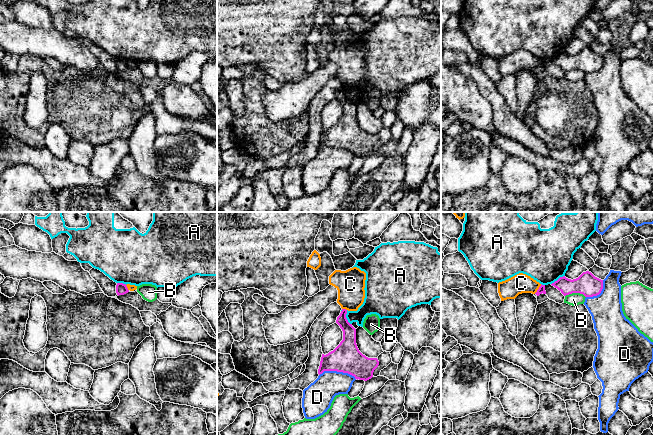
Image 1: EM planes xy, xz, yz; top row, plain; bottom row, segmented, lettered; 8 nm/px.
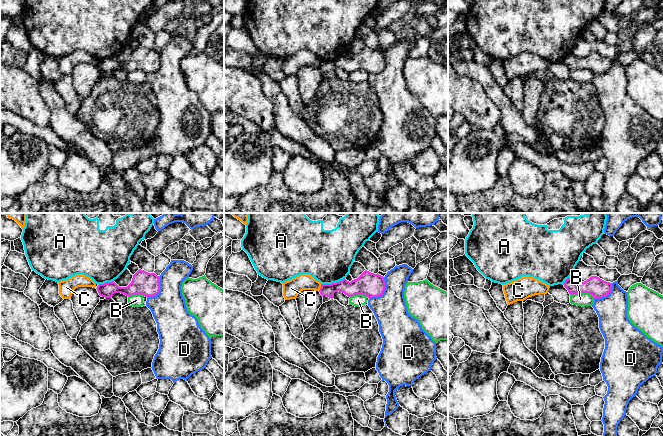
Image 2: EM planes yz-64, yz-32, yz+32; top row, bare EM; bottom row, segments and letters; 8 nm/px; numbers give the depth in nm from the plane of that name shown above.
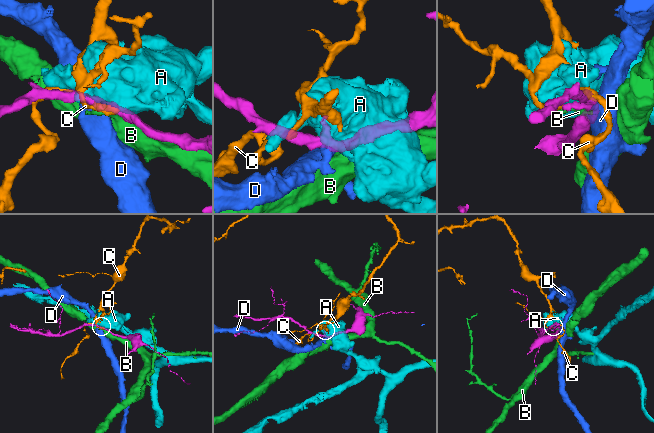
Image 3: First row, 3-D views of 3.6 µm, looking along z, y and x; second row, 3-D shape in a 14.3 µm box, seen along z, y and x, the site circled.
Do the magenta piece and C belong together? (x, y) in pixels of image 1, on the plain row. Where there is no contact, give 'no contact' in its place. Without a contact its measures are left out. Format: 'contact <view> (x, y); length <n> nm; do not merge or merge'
contact yz (538, 65); length 100 nm; do not merge

